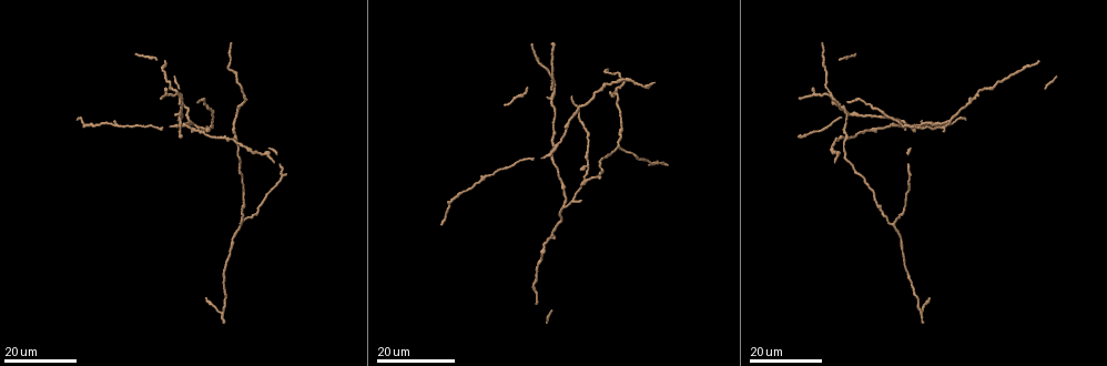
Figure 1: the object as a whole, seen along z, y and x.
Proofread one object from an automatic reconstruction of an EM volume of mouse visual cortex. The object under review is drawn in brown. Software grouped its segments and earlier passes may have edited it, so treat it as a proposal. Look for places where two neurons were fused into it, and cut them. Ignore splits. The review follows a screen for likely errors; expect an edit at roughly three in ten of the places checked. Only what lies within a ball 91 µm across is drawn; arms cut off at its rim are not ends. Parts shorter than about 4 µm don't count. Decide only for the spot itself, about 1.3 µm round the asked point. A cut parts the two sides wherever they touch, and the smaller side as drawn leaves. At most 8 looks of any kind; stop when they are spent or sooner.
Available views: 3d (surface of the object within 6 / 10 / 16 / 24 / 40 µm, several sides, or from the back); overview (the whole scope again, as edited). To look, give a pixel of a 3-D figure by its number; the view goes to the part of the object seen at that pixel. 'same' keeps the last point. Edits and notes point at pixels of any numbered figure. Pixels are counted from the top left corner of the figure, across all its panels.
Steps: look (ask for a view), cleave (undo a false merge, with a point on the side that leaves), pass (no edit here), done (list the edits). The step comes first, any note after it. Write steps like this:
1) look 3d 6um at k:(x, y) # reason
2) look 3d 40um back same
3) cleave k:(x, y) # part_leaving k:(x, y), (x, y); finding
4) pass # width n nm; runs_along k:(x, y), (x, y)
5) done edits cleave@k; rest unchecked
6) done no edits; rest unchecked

look 3d 24um at 1:(555, 97) # thin arm on a thick one

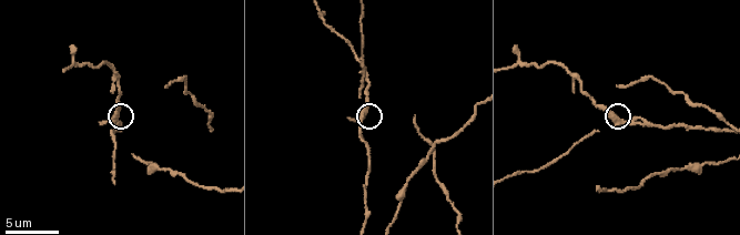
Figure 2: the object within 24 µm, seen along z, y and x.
look 3d 10um at 2:(112, 122)

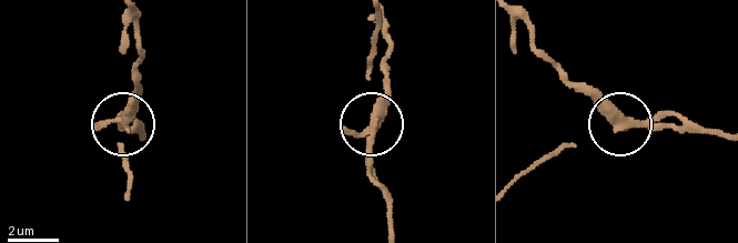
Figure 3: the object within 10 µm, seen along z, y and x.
pass # width 290 nm; runs_along 3:(724, 134), (685, 134), (659, 122), (628, 122), (547, 158); continuous, no second neuron

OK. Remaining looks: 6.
look 3d 16um at 2:(579, 83) # sudden change in width

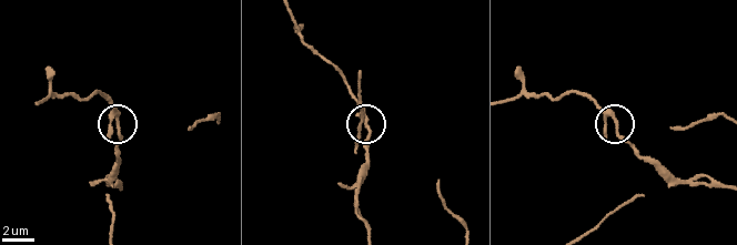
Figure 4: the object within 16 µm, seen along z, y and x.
pass # arms 3; runs_along 4:(720, 189), (665, 176), (621, 136), (613, 121), (586, 94); continuous, no second neuron

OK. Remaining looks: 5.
look 3d 24um at 1:(904, 121) # a fork

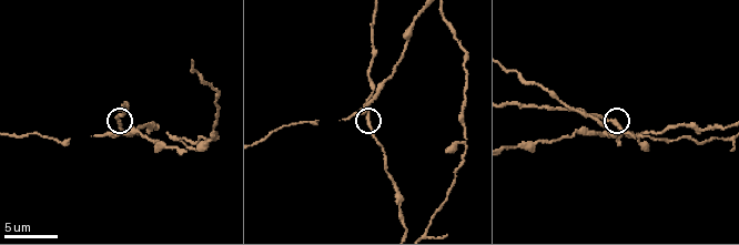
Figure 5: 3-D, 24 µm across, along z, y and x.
look 3d 6um at 5:(615, 121)

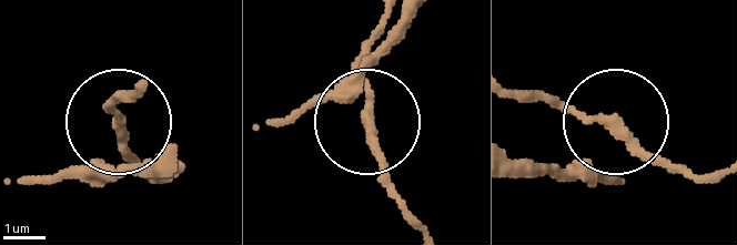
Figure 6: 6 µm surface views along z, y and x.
pass # arms 3; runs_along 6:(406, 19), (357, 71), (364, 118), (371, 32); one neuron here

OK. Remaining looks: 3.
look 3d 16um at 1:(947, 120) # three-way junction

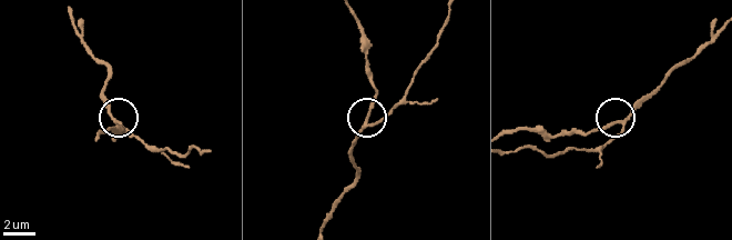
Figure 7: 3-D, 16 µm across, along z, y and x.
look 3d 10um at 7:(363, 124)

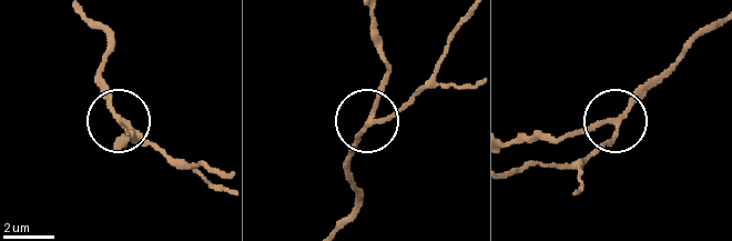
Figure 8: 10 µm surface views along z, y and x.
look 3d 10um back at 8:(369, 119) # other side

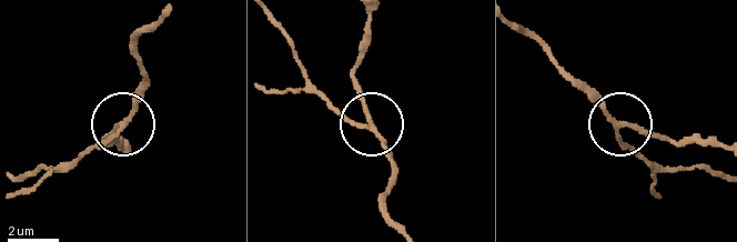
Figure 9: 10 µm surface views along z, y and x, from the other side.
pass # side_arm 38 um; runs_along 9:(371, 18), (352, 81), (366, 123), (352, 123), (322, 96); continuous, no second neuron

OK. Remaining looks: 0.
done no edits; rest unchecked

